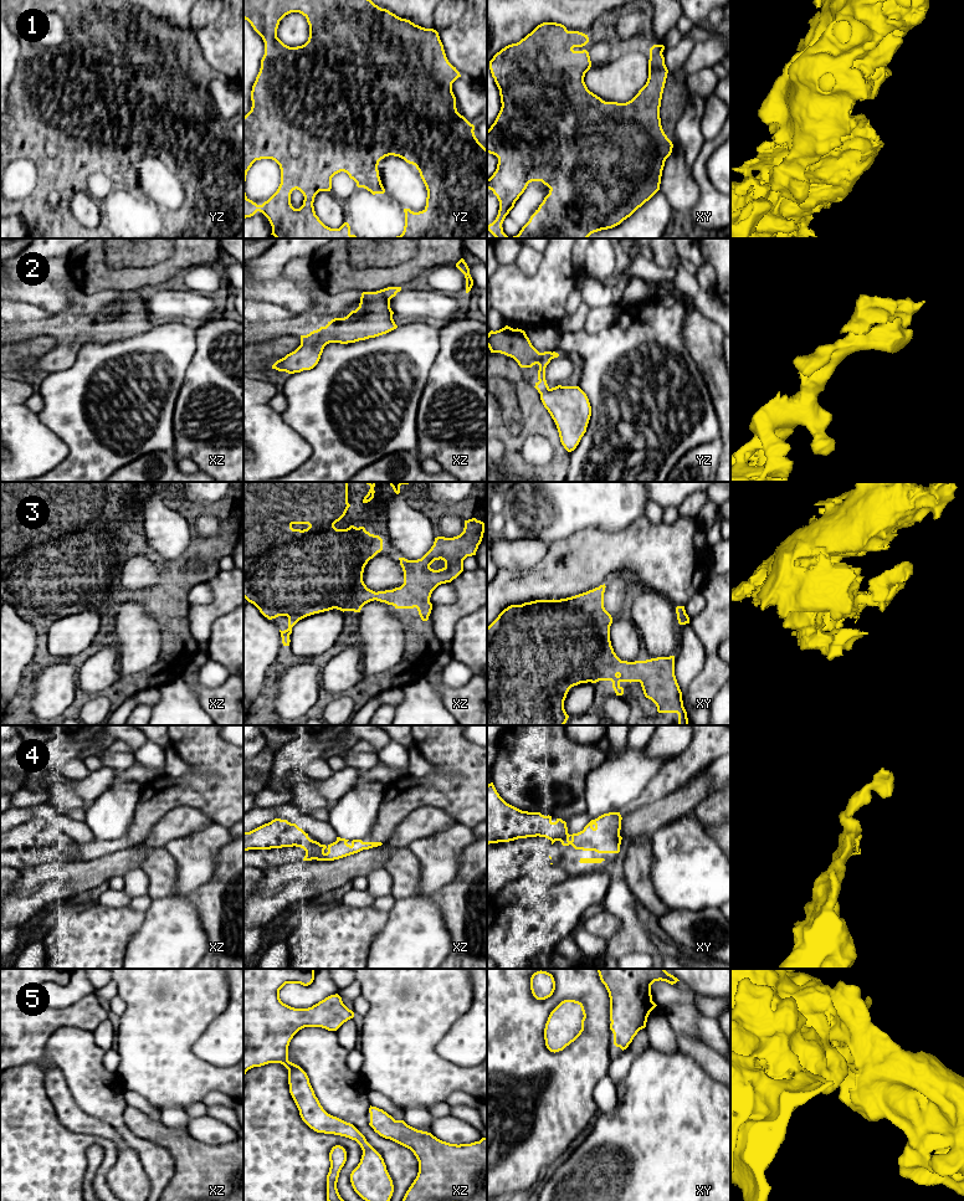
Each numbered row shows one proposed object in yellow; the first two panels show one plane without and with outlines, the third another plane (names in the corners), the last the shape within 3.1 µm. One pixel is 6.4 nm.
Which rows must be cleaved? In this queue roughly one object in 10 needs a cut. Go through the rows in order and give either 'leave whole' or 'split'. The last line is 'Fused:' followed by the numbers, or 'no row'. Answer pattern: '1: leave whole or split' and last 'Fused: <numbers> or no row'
1: leave whole
2: split
3: leave whole
4: split
5: leave whole
Fused: 2, 4

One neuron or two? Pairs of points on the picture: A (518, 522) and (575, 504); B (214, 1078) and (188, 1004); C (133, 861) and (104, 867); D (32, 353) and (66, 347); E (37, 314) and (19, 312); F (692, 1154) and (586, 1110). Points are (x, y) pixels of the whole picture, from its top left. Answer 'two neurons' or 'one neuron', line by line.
A: one neuron
B: one neuron
C: one neuron
D: two neurons
E: one neuron
F: two neurons

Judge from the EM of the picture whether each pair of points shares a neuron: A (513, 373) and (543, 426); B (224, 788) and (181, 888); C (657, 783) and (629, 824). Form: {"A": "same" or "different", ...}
{"A": "same", "B": "different", "C": "different"}

